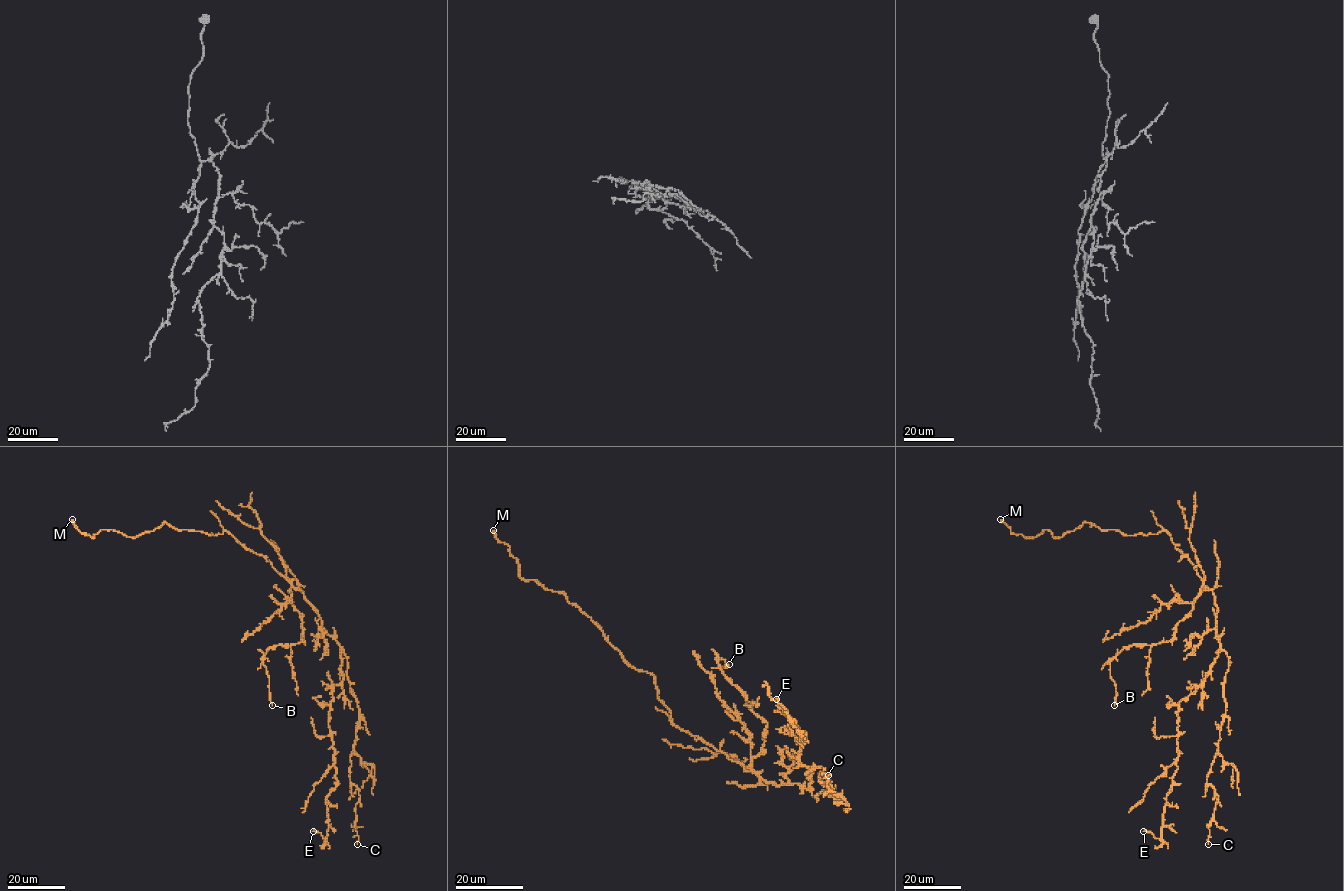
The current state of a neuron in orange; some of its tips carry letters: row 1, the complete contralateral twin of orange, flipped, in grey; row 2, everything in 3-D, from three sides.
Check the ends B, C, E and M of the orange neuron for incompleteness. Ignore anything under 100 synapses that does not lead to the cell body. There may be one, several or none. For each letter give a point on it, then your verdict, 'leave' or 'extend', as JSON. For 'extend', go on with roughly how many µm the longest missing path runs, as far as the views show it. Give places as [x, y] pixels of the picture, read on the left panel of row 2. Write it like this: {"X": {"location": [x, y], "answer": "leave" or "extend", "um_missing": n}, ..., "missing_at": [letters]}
{"B": {"location": [272, 705], "answer": "leave"}, "C": {"location": [357, 844], "answer": "leave"}, "E": {"location": [313, 831], "answer": "leave"}, "M": {"location": [72, 519], "answer": "extend", "um_missing": 20}, "missing_at": ["M"]}

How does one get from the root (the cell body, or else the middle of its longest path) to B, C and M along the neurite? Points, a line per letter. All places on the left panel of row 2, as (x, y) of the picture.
B: (284, 577), (291, 585), (292, 604), (302, 619), (305, 642), (276, 645), (264, 655), (263, 662), (272, 705)
C: (284, 577), (303, 594), (348, 663), (347, 680), (359, 714), (349, 757), (349, 782), (359, 796), (357, 844)
M: (284, 577), (224, 530), (209, 535), (163, 522), (135, 537), (101, 529), (93, 538), (72, 519)

